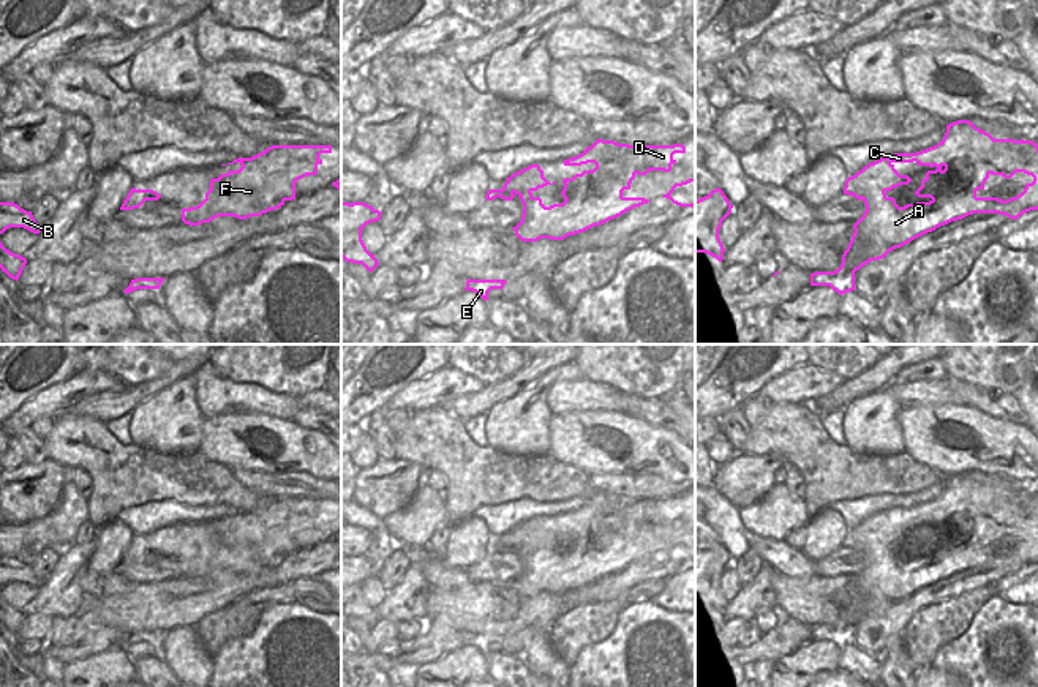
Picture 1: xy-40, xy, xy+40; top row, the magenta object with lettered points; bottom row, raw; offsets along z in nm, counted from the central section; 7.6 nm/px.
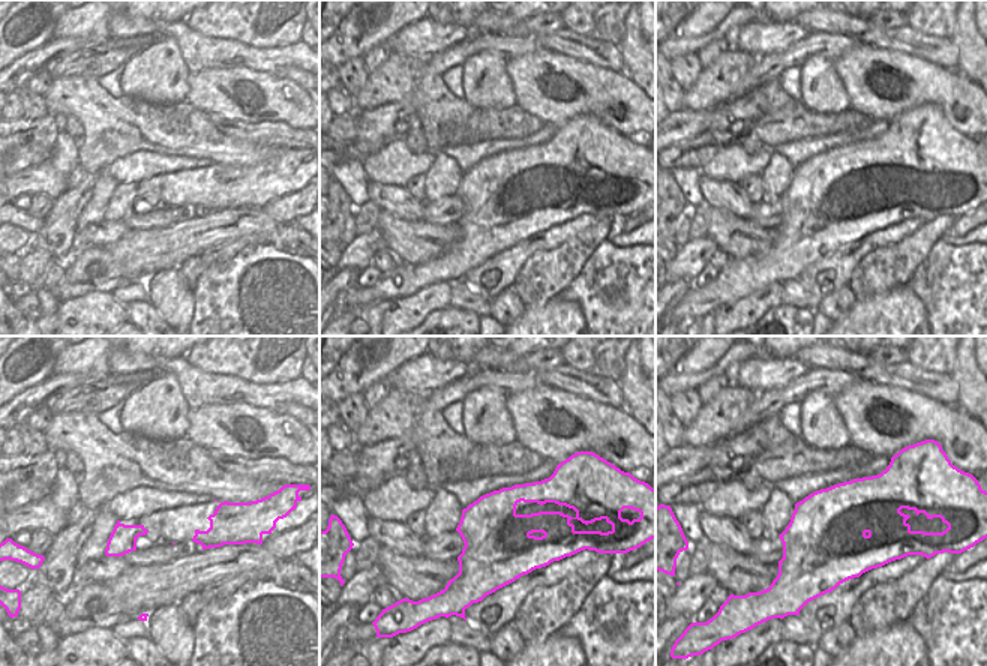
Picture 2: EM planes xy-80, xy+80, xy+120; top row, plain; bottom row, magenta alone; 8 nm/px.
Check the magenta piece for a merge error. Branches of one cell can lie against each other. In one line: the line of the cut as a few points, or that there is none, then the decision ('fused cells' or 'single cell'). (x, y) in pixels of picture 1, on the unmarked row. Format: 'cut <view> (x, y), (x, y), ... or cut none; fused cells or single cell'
cut xy (503, 542), (512, 547); fused cells

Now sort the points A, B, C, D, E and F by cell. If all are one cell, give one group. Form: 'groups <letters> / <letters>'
groups A C D E F / B

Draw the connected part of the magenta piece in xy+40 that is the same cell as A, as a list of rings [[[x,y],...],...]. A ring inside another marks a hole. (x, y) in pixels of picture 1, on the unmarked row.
[[[957,474],[946,479],[943,493],[926,504],[916,507],[894,507],[869,516],[855,529],[845,534],[844,545],[864,554],[866,565],[853,578],[853,589],[842,608],[842,618],[834,625],[810,627],[810,640],[829,640],[839,649],[855,644],[855,625],[871,614],[883,613],[889,605],[901,602],[912,594],[935,584],[951,575],[962,573],[973,567],[999,567],[1011,573],[1038,564],[1038,499],[1033,494],[994,493],[989,486],[976,482],[970,474]],[[896,516],[913,516],[929,520],[921,540],[915,545],[918,551],[929,551],[929,556],[916,556],[899,561],[894,551],[886,546],[901,539],[908,539],[912,532],[901,529]],[[1016,526],[1033,531],[1032,537],[1016,551],[1002,554],[999,551],[978,551],[976,545],[984,543],[989,529],[1011,532]]]

